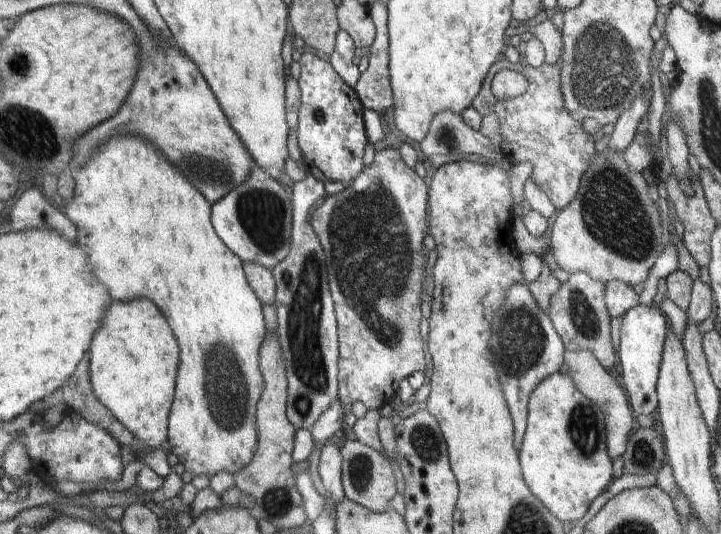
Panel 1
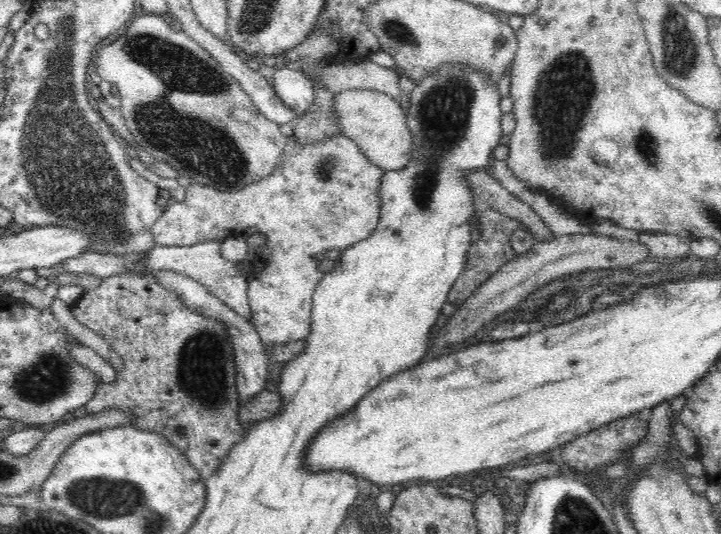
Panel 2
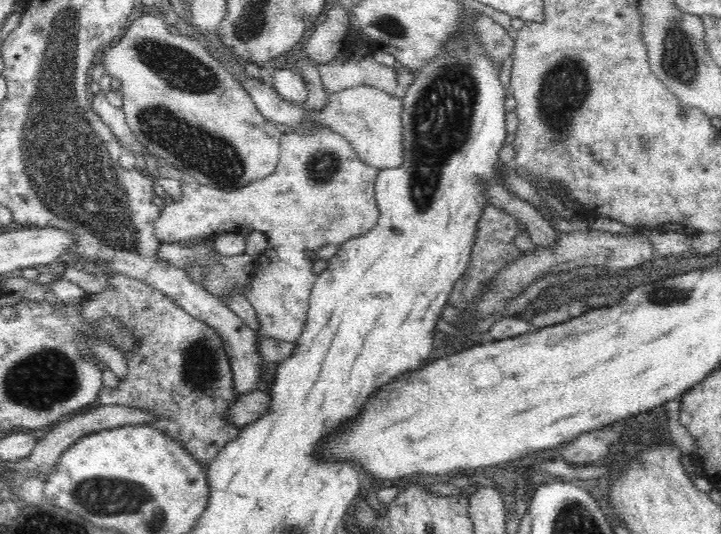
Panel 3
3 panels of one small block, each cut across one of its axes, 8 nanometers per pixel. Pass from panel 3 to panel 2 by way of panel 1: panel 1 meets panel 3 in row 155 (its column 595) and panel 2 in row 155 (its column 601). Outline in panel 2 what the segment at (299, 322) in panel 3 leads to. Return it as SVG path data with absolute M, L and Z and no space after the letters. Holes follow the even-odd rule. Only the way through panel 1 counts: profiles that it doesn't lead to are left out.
M334 135L319 143L298 143L296 137L287 138L278 166L270 176L252 186L234 192L220 192L215 188L192 181L185 188L182 202L170 201L161 217L152 226L152 236L160 246L192 246L209 240L221 241L233 234L242 234L245 228L256 226L257 232L267 236L264 247L251 259L253 281L248 283L248 299L252 314L251 324L267 350L276 343L305 340L312 328L312 298L325 272L318 268L316 254L336 249L343 251L351 244L364 240L376 230L380 220L379 188L384 170L372 164L360 152L355 142L344 135Z

